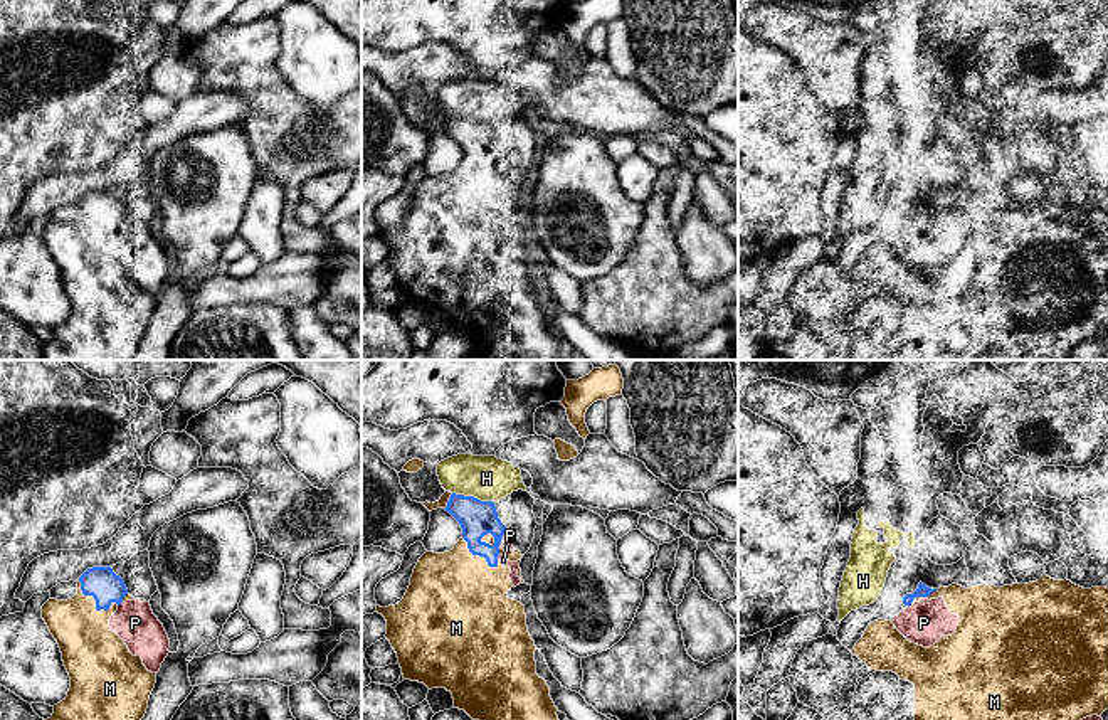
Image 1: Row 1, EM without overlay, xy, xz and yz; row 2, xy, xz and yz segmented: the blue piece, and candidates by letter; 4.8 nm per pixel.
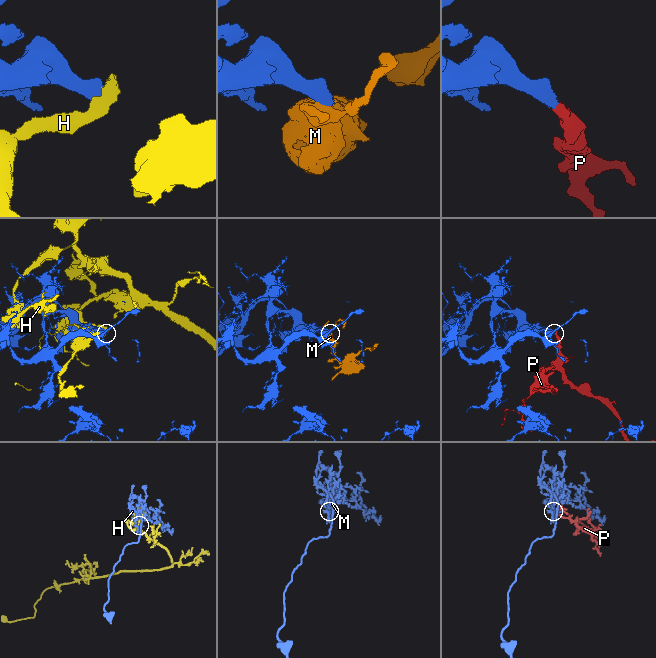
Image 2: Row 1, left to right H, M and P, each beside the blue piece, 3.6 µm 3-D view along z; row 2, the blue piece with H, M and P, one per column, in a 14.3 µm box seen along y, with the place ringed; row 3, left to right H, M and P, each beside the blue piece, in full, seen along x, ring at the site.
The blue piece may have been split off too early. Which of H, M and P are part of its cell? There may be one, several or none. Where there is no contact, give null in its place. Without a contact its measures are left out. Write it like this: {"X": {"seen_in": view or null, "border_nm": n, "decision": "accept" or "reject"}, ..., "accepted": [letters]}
{"H": {"seen_in": "xz", "border_nm": 200, "decision": "reject"}, "M": {"seen_in": "xy", "border_nm": 240, "decision": "reject"}, "P": {"seen_in": "xz", "border_nm": 50, "decision": "accept"}, "accepted": ["P"]}

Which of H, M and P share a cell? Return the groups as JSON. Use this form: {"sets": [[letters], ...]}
{"sets": [["H"], ["M"], ["P"]]}

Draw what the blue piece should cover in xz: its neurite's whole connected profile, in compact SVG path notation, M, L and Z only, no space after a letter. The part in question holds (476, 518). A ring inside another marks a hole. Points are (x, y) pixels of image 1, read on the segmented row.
M452 493L444 510L459 521L469 552L484 557L489 567L498 564L509 567L509 580L514 587L520 585L518 569L521 560L509 562L506 553L499 553L504 525L498 518L494 503Z

